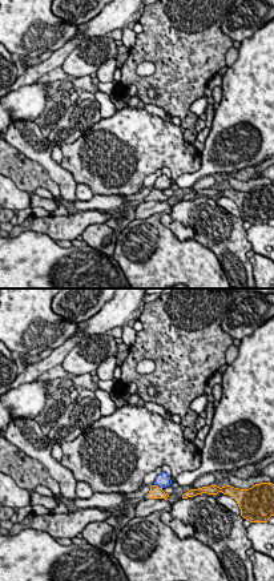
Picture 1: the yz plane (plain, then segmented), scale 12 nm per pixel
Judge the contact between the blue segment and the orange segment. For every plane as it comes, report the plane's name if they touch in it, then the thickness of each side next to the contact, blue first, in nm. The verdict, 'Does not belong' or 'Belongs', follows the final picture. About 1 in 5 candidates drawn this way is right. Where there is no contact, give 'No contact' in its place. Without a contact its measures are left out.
Touches blue in yz. Thickness 170 nm (blue) against 140 nm

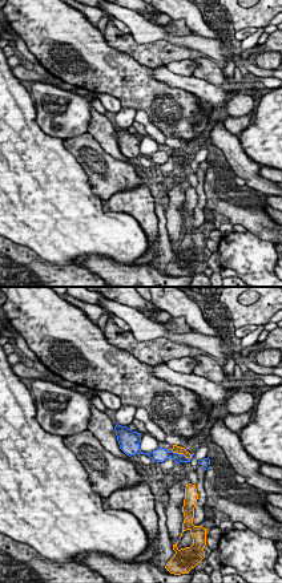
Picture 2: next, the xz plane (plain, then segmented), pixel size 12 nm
Touches blue in xz. Thickness 160 nm (blue) against 100 nm

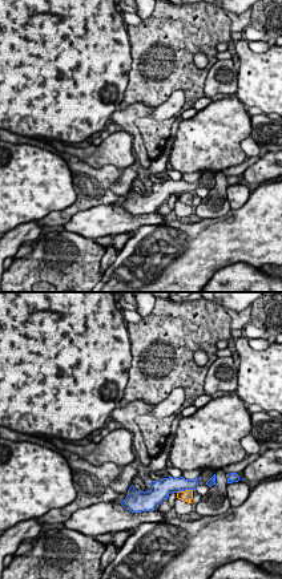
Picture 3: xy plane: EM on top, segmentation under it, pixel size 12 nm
Touches blue in xy. Thickness 200 nm (blue) against 140 nm

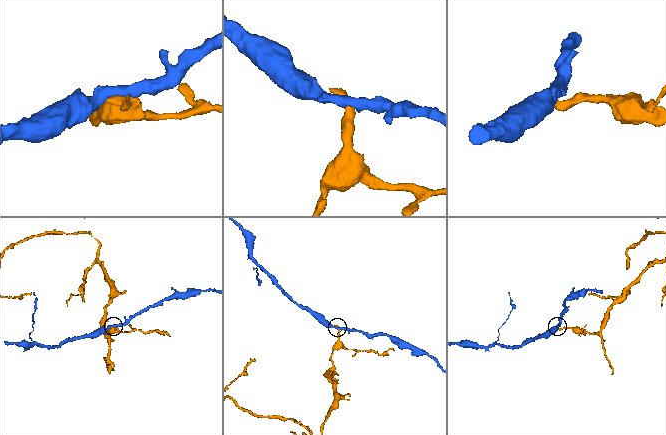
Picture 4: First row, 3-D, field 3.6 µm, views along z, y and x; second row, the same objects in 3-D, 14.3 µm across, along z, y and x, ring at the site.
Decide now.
Does not belong

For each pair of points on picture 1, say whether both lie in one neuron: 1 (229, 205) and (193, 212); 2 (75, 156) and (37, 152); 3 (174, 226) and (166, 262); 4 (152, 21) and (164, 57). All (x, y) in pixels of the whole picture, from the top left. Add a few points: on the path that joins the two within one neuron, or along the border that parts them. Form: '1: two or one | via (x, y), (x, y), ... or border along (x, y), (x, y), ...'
1: one | via (220, 212), (202, 212)
2: two | border along (59, 164), (72, 176), (76, 184)
3: two | border along (158, 220), (181, 241), (193, 239)
4: one | via (161, 31), (164, 33), (164, 48)

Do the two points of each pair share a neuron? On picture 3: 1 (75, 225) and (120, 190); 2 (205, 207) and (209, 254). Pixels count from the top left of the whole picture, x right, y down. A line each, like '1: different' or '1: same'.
1: different
2: different

